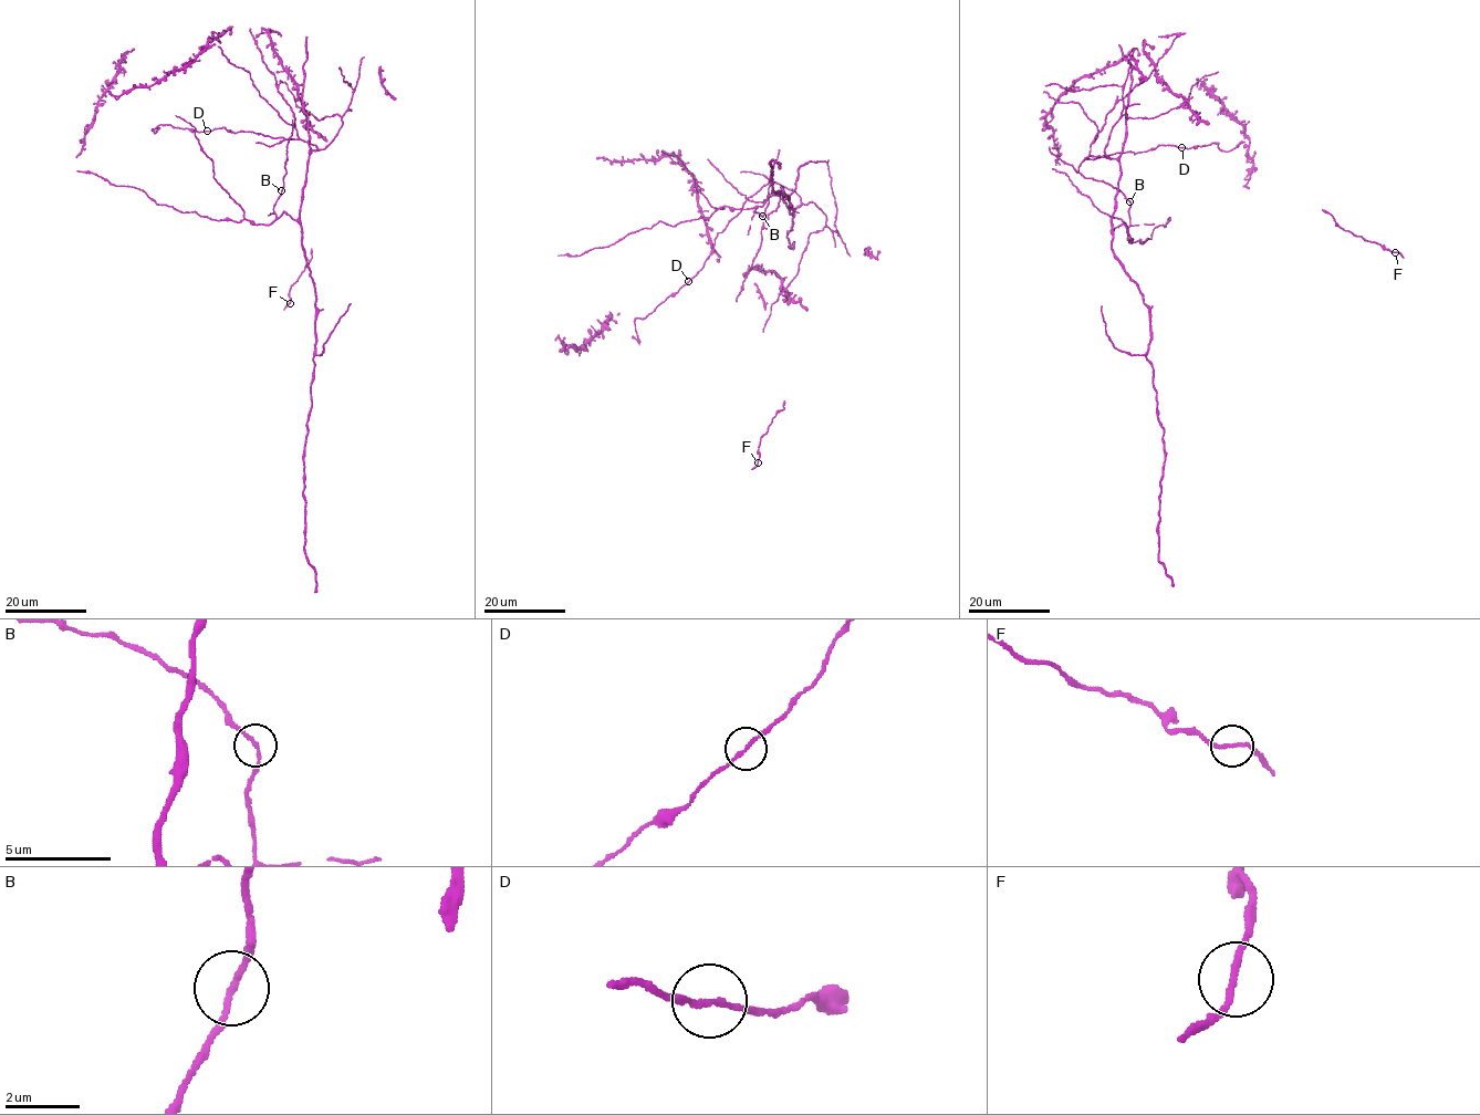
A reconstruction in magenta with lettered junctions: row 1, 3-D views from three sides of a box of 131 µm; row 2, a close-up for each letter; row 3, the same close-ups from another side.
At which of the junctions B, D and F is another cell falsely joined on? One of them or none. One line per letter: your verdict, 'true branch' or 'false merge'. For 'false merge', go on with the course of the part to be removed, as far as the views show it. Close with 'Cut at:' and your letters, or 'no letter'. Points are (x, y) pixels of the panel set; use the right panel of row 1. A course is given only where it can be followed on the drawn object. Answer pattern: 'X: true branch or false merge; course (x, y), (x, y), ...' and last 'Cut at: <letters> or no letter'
B: true branch
D: true branch
F: true branch
Cut at: no letter

